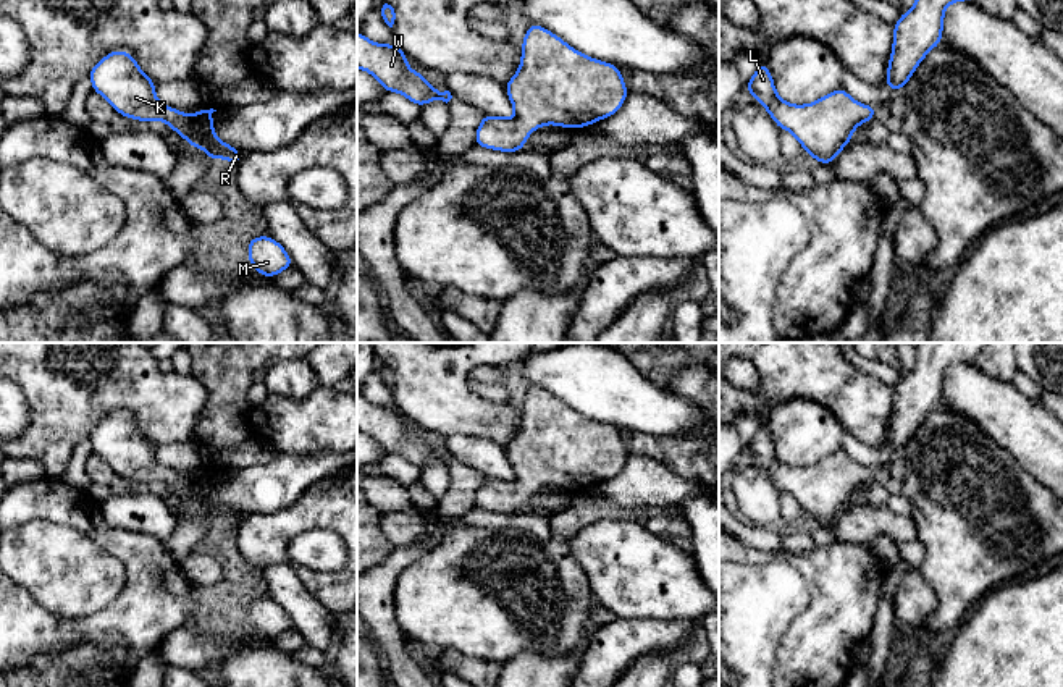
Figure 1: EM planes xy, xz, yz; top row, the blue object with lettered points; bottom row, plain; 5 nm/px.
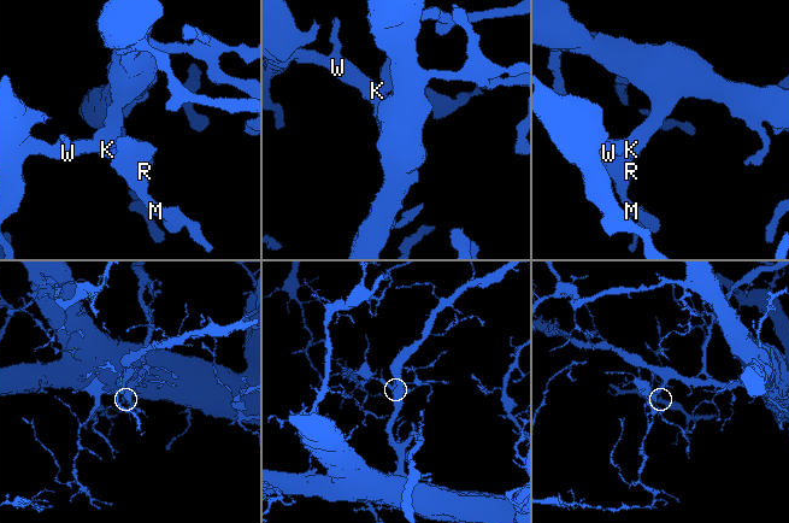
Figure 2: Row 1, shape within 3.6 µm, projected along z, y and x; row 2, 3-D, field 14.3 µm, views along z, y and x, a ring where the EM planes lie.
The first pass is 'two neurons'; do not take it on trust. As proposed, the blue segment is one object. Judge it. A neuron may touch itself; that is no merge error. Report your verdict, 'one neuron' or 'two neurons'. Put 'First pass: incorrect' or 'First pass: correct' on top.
First pass: incorrect
one neuron

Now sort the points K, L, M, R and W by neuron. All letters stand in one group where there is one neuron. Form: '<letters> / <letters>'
K L M R W

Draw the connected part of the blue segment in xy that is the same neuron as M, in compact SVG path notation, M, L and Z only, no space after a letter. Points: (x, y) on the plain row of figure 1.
M257 598L247 605L249 627L262 639L273 640L294 627L286 611L271 598Z

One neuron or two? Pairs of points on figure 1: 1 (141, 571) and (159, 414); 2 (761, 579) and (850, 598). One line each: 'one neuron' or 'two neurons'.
1: two neurons
2: two neurons

